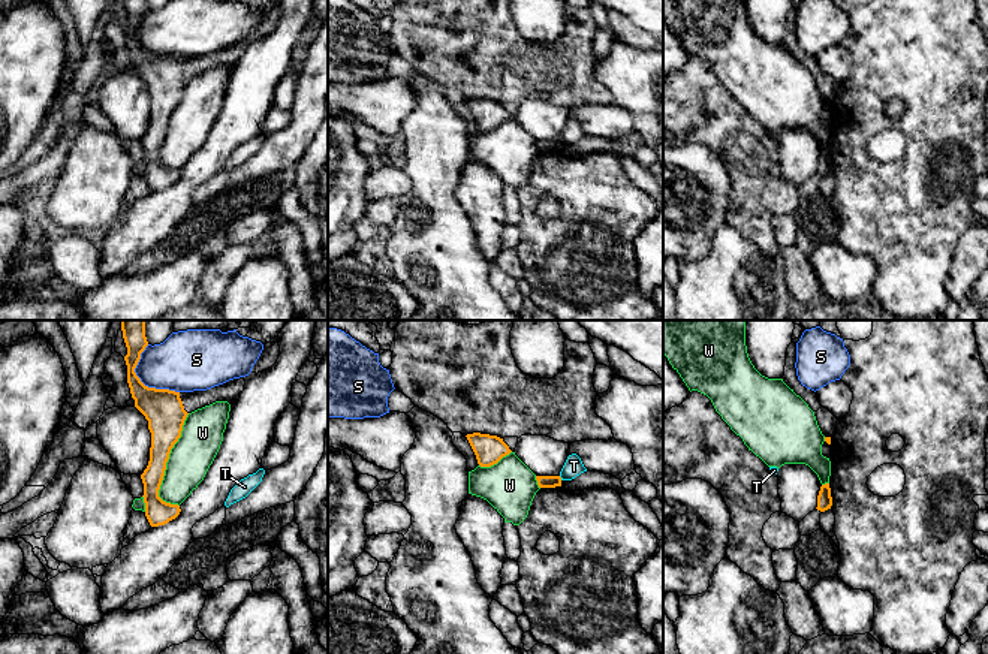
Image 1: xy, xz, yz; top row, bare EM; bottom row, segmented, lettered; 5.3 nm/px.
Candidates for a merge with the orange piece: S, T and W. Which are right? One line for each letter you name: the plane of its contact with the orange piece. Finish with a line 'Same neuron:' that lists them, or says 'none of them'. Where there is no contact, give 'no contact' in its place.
Same neuron: none of them

